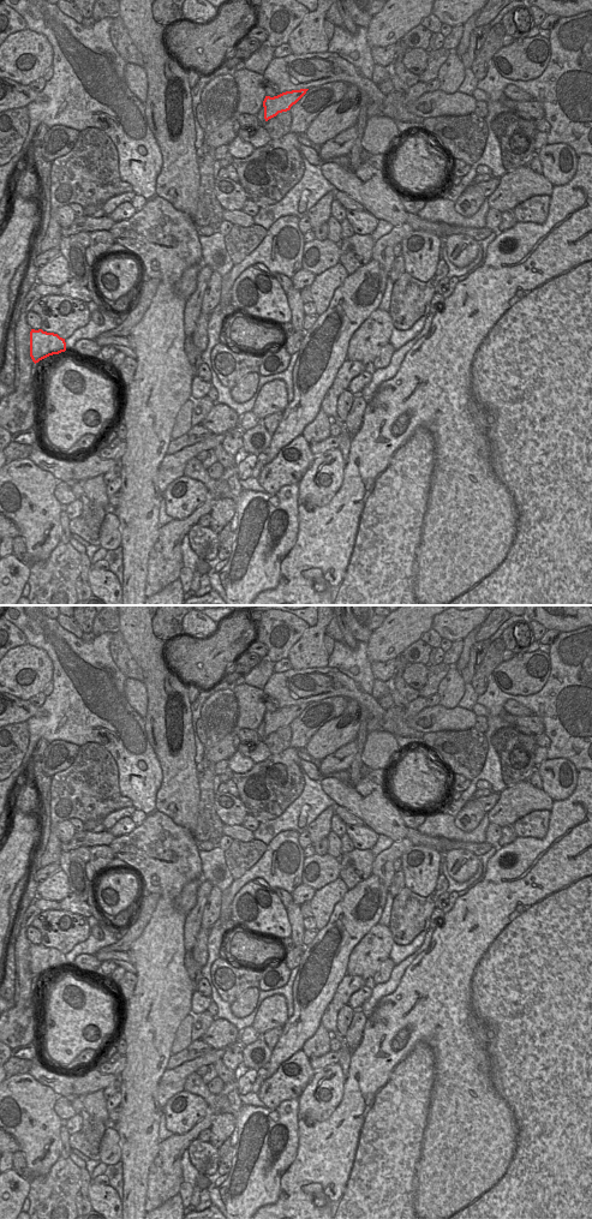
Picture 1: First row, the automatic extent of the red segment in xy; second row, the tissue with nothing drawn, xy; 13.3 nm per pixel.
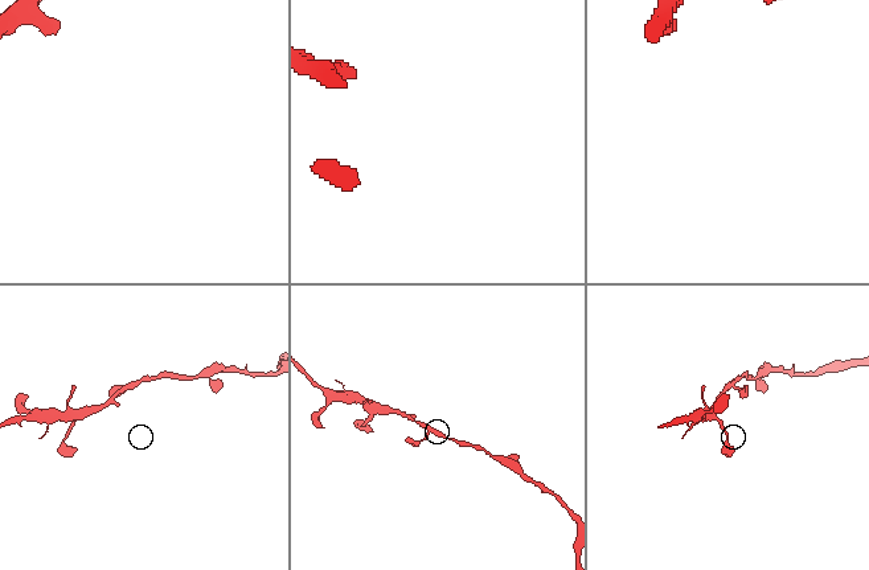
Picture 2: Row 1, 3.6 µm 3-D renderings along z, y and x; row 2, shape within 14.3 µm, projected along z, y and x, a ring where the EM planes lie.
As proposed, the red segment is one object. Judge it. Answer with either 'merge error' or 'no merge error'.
no merge error

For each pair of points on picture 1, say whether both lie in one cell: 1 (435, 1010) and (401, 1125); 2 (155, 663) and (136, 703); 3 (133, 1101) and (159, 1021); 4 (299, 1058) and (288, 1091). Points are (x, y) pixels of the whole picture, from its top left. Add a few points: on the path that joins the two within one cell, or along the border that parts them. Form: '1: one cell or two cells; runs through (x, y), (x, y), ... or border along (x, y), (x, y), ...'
1: one cell; runs through (417, 1039), (389, 1070), (401, 1083), (401, 1097)
2: two cells; border along (141, 681), (145, 687), (147, 712)
3: one cell; runs through (139, 1081), (147, 1061), (149, 1041)
4: one cell; runs through (302, 1067), (302, 1073), (292, 1082)

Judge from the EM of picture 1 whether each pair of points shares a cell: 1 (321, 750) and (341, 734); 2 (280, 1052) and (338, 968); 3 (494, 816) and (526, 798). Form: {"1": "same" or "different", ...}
{"1": "same", "2": "same", "3": "same"}

